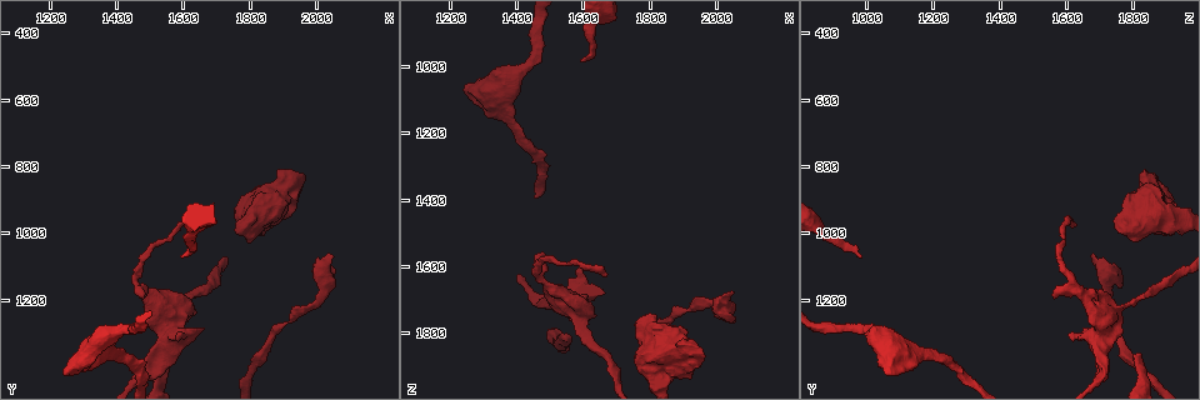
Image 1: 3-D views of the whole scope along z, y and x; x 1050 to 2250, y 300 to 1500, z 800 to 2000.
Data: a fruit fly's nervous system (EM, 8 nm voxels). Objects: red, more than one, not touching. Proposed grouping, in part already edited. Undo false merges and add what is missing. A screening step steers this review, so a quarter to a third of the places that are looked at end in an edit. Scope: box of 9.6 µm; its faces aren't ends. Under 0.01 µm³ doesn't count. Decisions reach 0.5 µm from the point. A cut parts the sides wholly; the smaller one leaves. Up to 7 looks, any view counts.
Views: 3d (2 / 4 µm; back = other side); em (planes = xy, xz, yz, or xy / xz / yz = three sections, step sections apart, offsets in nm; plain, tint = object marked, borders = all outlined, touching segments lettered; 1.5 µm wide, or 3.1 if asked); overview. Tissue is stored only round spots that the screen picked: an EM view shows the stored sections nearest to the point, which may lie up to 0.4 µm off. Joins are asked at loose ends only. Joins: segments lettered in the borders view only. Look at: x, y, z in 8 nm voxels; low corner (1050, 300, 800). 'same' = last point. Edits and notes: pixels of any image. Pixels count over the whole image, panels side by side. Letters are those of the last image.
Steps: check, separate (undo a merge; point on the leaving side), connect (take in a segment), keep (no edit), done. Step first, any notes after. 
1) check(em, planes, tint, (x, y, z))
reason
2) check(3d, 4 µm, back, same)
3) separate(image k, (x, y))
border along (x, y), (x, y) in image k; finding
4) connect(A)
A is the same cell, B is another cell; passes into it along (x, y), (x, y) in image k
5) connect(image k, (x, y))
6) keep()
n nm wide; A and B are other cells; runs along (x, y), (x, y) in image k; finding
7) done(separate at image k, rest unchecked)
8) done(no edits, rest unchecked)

check(3d, 4 µm, (1360, 1310, 1020))
thick turns thin

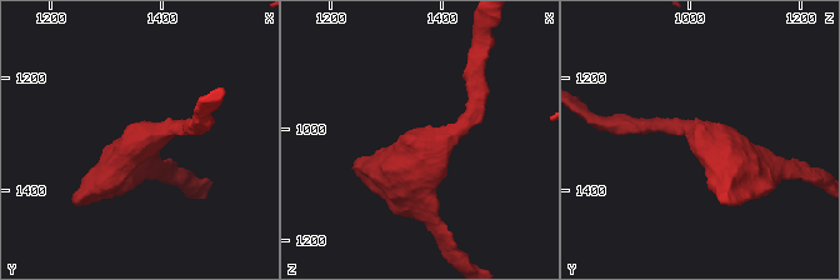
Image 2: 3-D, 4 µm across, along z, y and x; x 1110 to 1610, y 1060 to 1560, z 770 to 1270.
check(em, planes, tint, (1355, 1315, 1030))
3 arms; arms of 200, 220, 360 nm; need the tissue

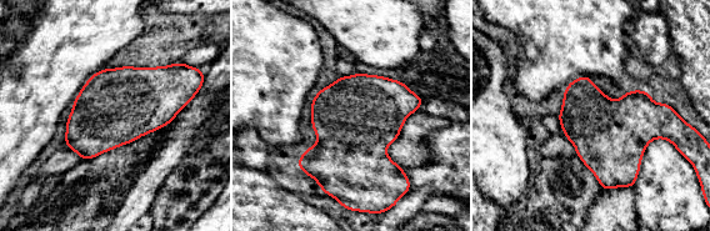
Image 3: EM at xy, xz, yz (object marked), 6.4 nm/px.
check(em, planes, borders, same)
what lies round it

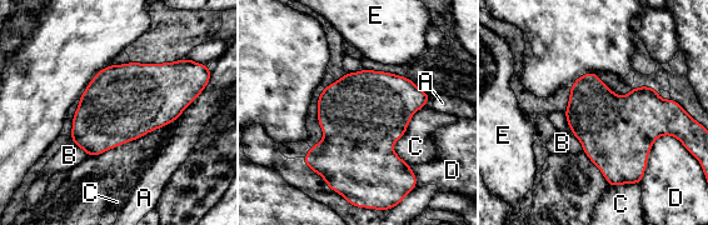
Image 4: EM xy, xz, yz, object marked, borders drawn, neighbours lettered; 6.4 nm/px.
keep()
400 nm wide; A, B, C, D and E are other cells; border along (571, 131), (578, 139), (583, 150) in image 4; one neuron here

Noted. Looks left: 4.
check(em, yz, step 8, tint, (1680, 970, 1640))
thin end

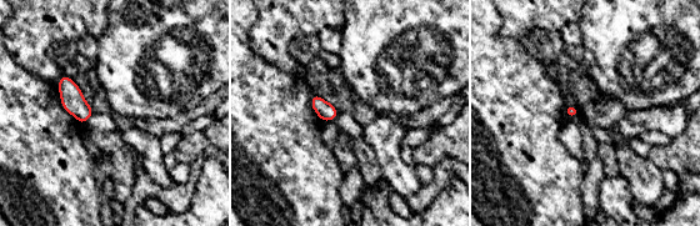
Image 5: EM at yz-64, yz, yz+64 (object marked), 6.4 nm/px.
check(em, planes, tint, same)
cut it another way

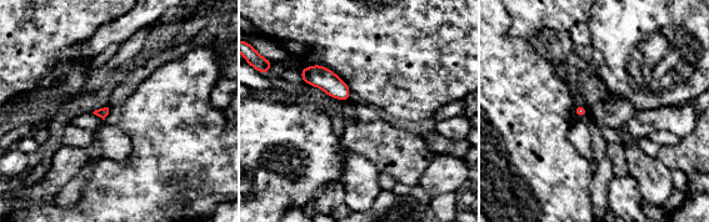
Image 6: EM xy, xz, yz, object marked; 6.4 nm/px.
check(em, planes, borders, same)
see the neighbours

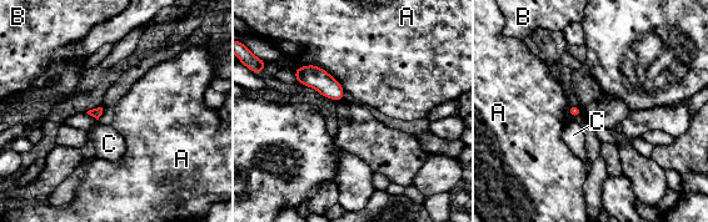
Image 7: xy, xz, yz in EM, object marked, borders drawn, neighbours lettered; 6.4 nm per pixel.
keep()
A, B and C are other cells; border along (297, 65), (323, 67), (344, 91) in image 7; none of them fits

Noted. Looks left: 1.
done(no edits, rest unchecked)

